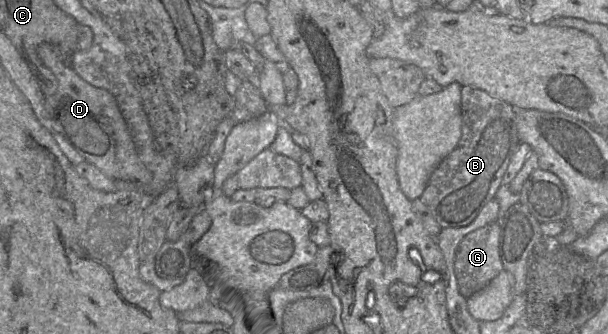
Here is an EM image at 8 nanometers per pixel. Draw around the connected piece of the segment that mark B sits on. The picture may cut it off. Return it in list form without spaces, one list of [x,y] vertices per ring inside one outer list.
[[[462,86],[461,116],[461,137],[457,146],[432,172],[419,198],[429,208],[441,228],[469,225],[481,209],[495,198],[509,161],[520,144],[515,122],[515,109],[508,103],[491,97],[483,90]]]

